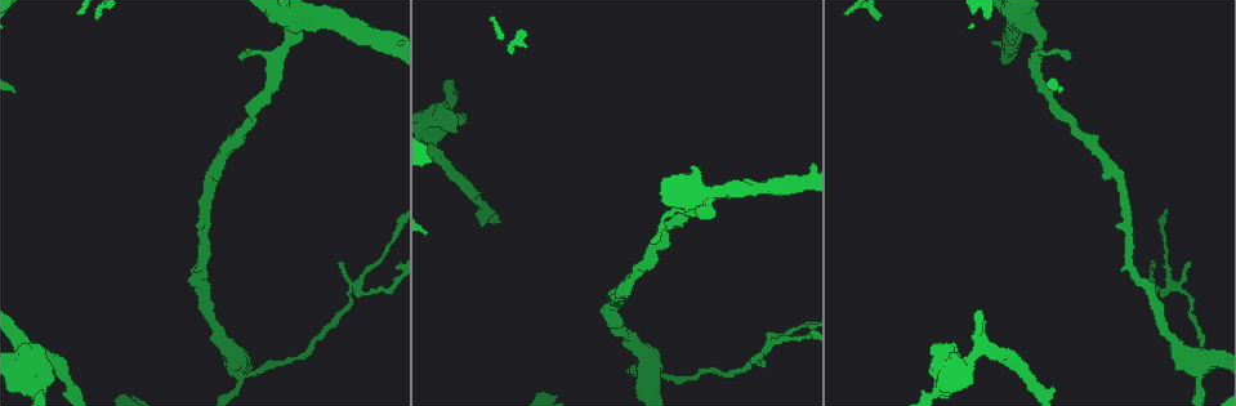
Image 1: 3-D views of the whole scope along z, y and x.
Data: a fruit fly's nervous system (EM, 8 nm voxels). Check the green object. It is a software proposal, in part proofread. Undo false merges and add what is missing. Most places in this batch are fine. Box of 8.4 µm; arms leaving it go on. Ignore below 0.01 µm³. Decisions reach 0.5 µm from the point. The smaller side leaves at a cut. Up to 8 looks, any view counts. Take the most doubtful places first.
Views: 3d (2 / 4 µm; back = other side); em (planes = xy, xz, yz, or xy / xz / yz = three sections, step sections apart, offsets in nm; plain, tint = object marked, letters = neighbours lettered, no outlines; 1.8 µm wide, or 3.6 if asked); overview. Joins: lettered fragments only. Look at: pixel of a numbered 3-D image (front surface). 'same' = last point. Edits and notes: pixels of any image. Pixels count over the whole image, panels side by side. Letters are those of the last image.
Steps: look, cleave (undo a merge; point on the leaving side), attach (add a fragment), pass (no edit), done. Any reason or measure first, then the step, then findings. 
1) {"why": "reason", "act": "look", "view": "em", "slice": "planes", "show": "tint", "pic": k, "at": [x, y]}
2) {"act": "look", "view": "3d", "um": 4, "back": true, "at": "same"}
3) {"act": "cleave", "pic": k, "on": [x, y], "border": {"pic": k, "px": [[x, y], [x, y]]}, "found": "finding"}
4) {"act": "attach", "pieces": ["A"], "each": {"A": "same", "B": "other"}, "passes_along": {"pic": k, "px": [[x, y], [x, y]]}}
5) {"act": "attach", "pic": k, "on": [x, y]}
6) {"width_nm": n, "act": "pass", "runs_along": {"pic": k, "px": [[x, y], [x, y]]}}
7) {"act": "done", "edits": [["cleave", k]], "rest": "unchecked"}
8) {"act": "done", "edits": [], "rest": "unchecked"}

{"why": "arms part here", "act": "look", "view": "3d", "um": 4, "pic": 1, "at": [26, 358]}

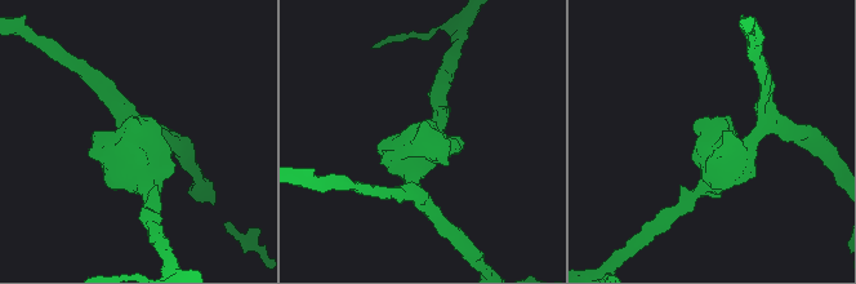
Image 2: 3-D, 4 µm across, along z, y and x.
{"why": "shape alone is not enough", "act": "look", "view": "em", "slice": "yz", "step": 16, "show": "tint", "pic": 2, "at": [422, 143]}

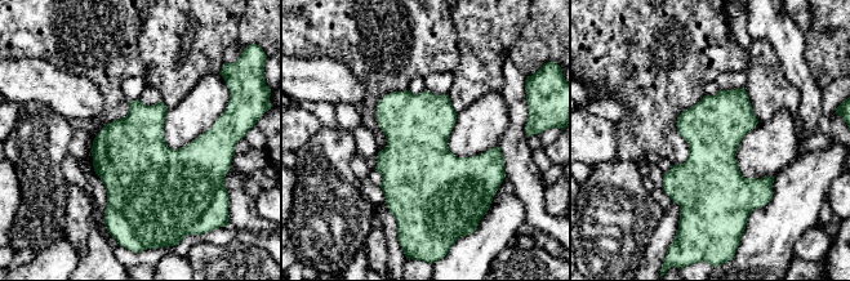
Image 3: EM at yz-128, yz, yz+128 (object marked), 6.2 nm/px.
{"act": "look", "view": "em", "slice": "planes", "show": "letters", "at": "same"}

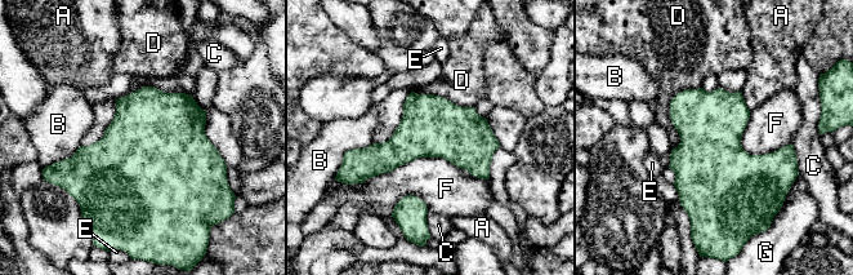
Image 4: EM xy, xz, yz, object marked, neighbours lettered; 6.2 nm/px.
{"act": "pass", "each": {"A": "other", "B": "other", "C": "other", "D": "other", "E": "other", "F": "other", "G": "other"}, "border": {"pic": 4, "px": [[488, 177], [418, 158], [356, 183]]}, "found": "continuous, no second neuron"}

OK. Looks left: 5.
{"why": "a fork", "act": "look", "view": "3d", "um": 4, "pic": 1, "at": [358, 283]}

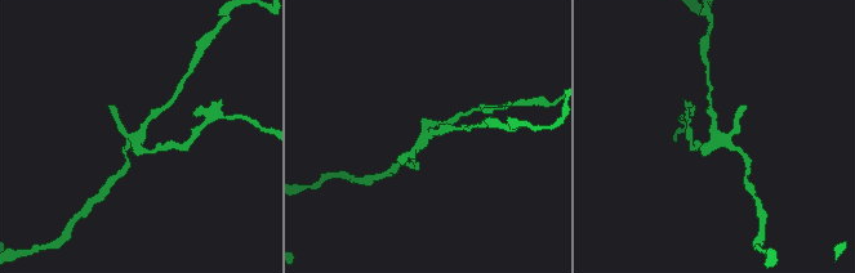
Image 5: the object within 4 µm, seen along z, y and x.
{"act": "look", "view": "em", "slice": "planes", "show": "plain", "pic": 5, "at": [137, 138]}

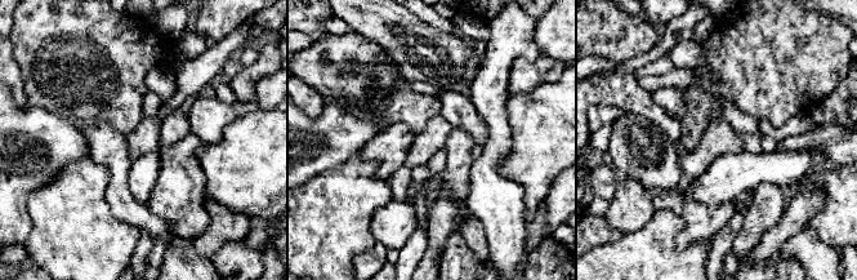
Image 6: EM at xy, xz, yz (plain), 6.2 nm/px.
{"why": "what lies round it", "act": "look", "view": "em", "slice": "planes", "show": "letters", "at": "same"}

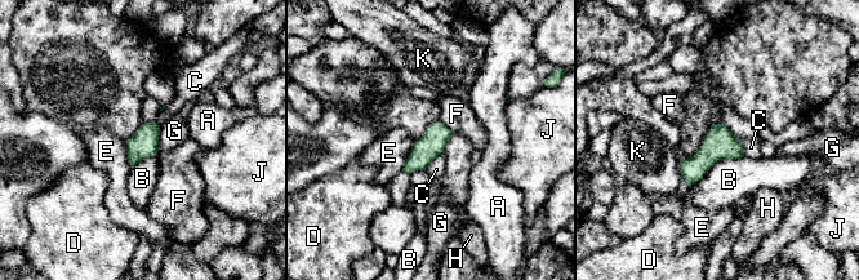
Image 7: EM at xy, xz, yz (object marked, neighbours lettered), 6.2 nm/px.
{"act": "pass", "each": {"A": "other", "B": "other", "C": "other", "D": "other", "E": "other", "F": "other", "G": "other", "H": "other", "J": "other", "K": "other"}, "border": {"pic": 7, "px": [[160, 129], [156, 152]]}, "found": "all the same neuron"}

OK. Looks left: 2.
{"why": "thin arm on a thick one", "act": "look", "view": "em", "um": 3.6, "slice": "planes", "show": "tint", "pic": 1, "at": [291, 19]}

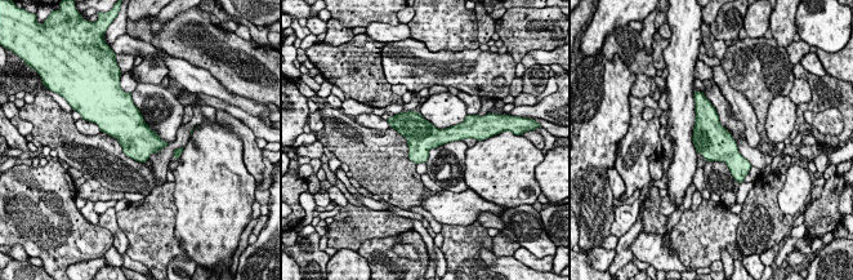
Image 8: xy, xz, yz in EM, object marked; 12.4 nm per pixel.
{"act": "look", "view": "em", "um": 3.6, "slice": "planes", "show": "letters", "at": "same"}

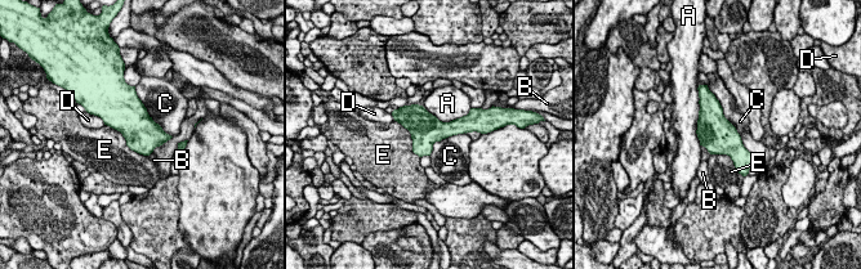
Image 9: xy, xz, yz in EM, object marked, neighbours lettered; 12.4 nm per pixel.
{"act": "pass", "each": {"A": "other", "B": "other", "C": "other", "D": "other", "E": "other"}, "found": "all the same neuron"}

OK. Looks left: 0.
{"act": "done", "edits": [], "rest": "unchecked"}

